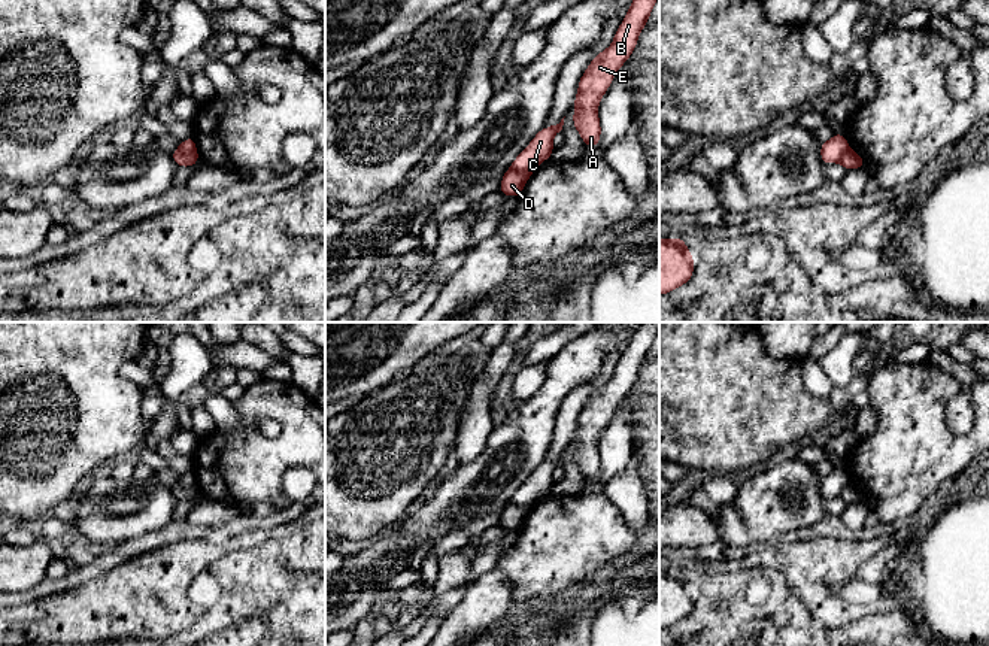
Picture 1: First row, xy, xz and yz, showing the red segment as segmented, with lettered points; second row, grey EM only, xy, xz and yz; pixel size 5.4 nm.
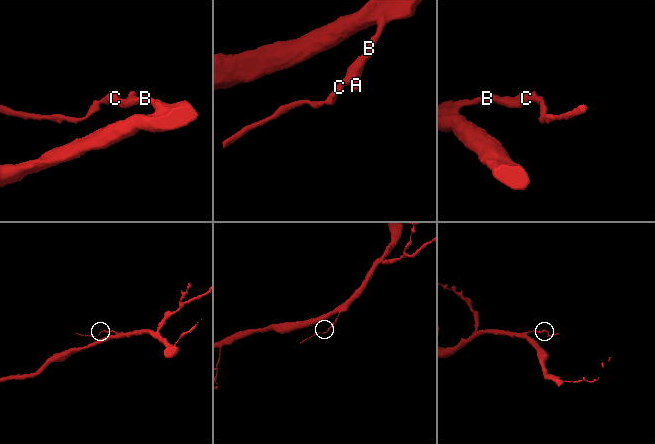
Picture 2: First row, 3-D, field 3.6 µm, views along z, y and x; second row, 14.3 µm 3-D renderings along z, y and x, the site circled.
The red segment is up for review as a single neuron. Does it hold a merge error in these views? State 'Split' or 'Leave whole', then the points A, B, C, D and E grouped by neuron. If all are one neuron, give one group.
Split. Groups: A B C E / D

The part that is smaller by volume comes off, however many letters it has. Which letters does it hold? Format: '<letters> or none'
D

